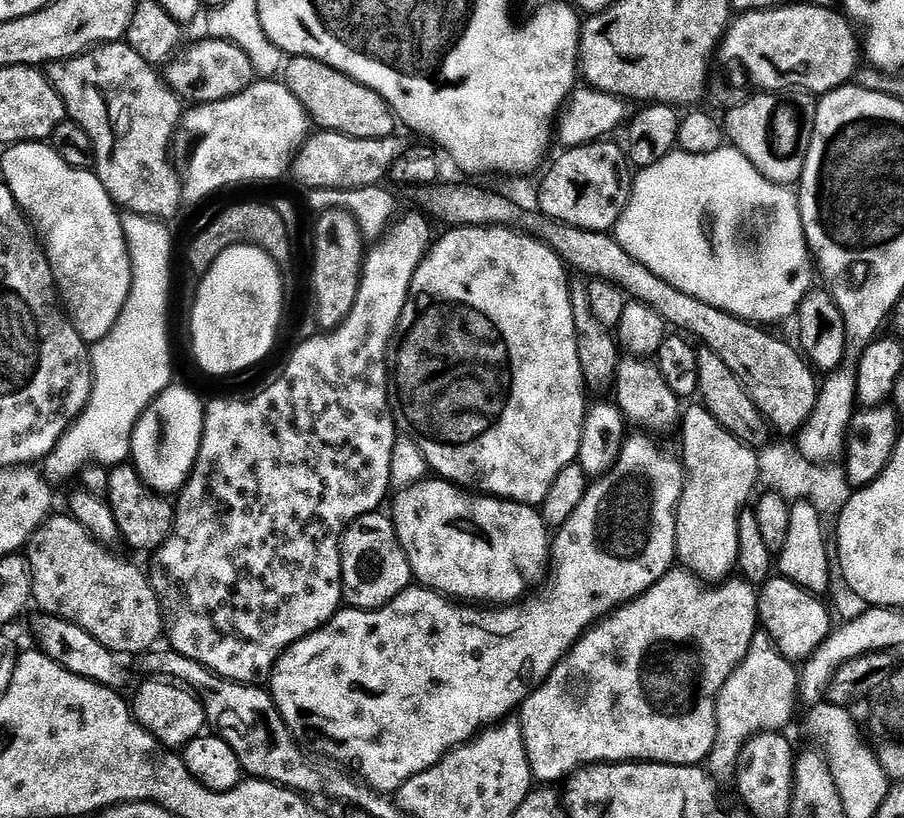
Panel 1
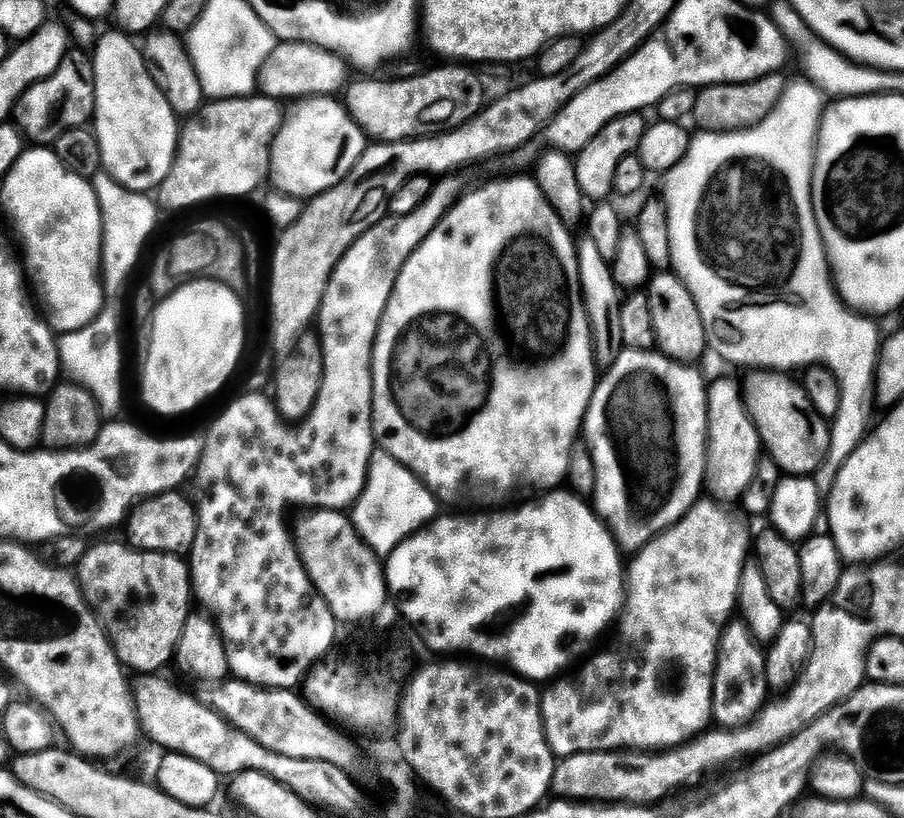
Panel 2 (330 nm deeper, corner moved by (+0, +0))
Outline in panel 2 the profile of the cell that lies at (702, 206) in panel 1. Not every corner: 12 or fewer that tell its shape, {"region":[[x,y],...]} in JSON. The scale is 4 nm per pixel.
{"region":[[789,83],[663,177],[671,267],[743,370],[840,387],[821,497],[870,431],[882,332],[812,201],[826,97]]}

